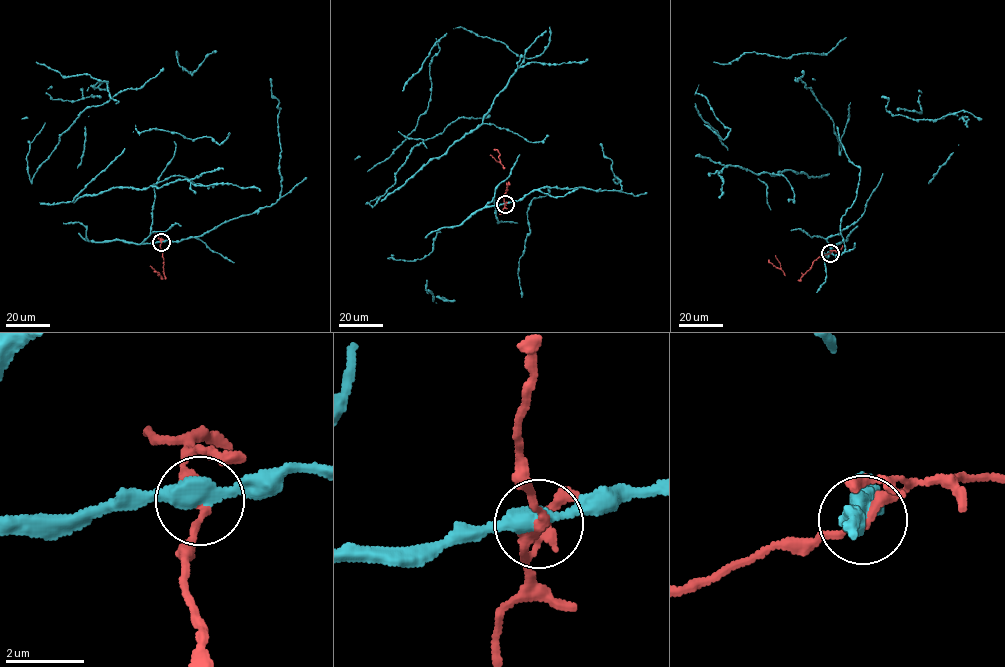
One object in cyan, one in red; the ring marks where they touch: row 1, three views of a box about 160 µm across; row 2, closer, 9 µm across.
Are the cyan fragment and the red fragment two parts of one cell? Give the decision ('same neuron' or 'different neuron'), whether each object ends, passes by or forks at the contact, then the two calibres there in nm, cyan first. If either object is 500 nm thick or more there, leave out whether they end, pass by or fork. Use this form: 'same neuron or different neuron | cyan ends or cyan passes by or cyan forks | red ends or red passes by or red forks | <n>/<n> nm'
different neuron | cyan passes by | red passes by | 400/240 nm

